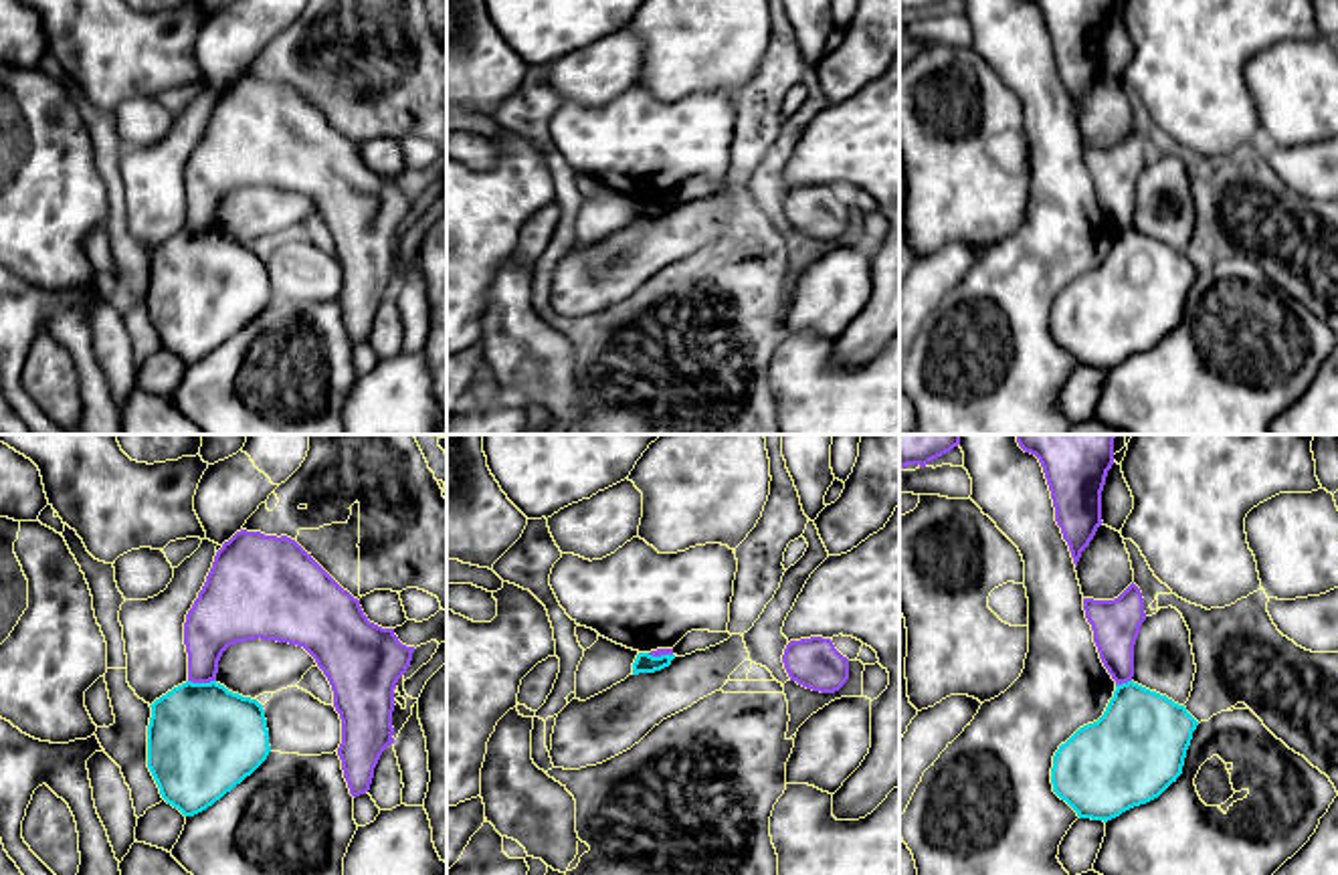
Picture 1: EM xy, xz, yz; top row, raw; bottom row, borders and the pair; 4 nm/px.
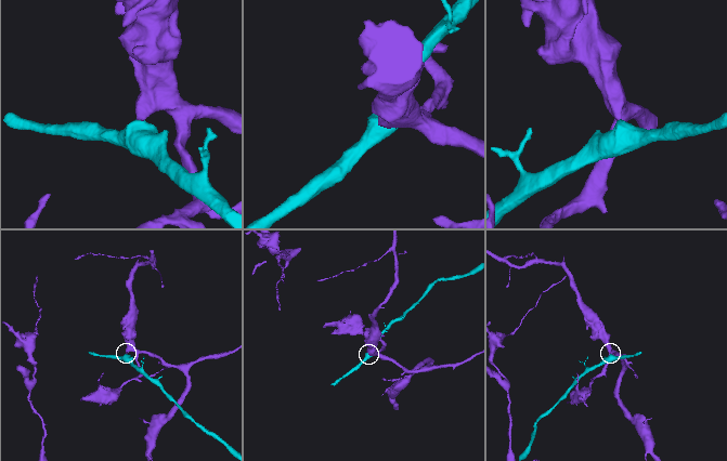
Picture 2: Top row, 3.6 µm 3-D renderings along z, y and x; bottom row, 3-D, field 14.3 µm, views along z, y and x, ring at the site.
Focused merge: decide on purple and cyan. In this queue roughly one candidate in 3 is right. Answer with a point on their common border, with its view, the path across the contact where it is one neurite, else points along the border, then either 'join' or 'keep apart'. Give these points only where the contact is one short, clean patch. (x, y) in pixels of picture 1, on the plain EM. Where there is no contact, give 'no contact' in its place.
meets purple in xy at (203, 229); border along xy (188, 227), (215, 229); keep apart

